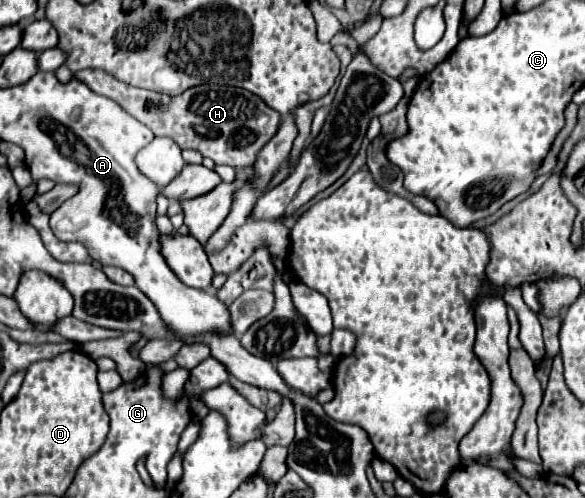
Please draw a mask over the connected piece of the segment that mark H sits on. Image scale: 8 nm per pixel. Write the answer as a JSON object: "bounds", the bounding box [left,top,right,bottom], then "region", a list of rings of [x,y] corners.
{"bounds":[74,69,280,169],"region":[[[82,69],[82,71],[76,71],[74,77],[80,79],[82,83],[86,83],[94,93],[114,99],[120,107],[124,107],[124,111],[128,111],[140,123],[150,127],[154,131],[154,135],[170,137],[182,149],[196,149],[202,153],[202,157],[210,157],[216,165],[230,165],[234,169],[240,169],[240,167],[246,167],[248,163],[254,163],[258,151],[274,137],[274,133],[278,131],[278,125],[280,125],[280,115],[276,111],[272,111],[258,95],[252,95],[250,91],[228,87],[228,85],[198,85],[198,87],[192,87],[192,89],[172,97],[172,95],[132,87],[128,83],[118,81],[116,77],[112,77],[110,73],[106,73],[102,69]]]}

